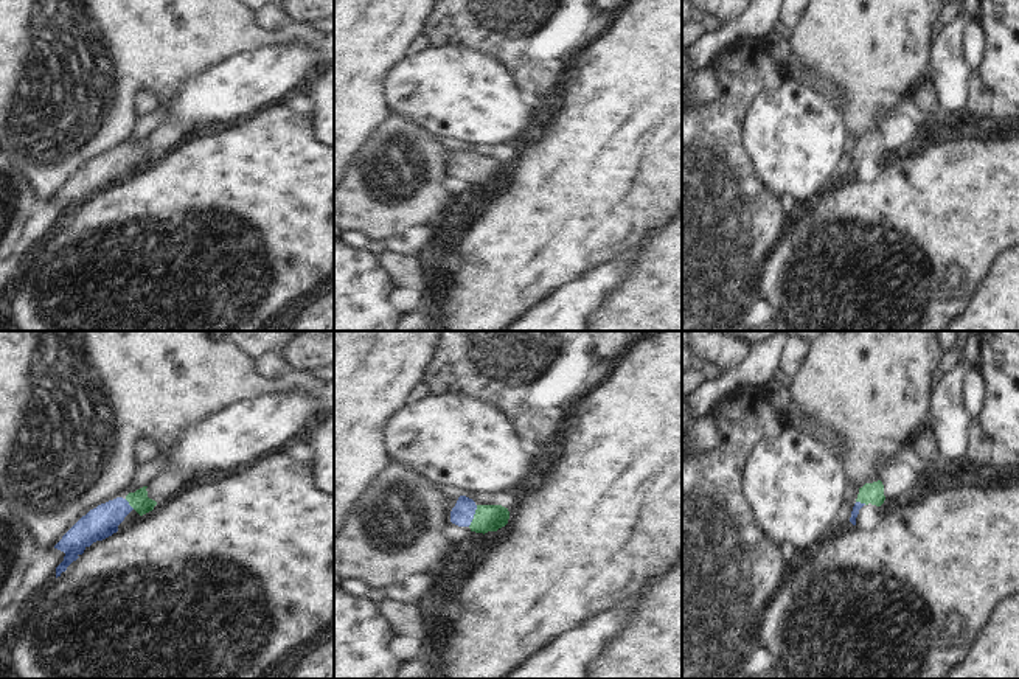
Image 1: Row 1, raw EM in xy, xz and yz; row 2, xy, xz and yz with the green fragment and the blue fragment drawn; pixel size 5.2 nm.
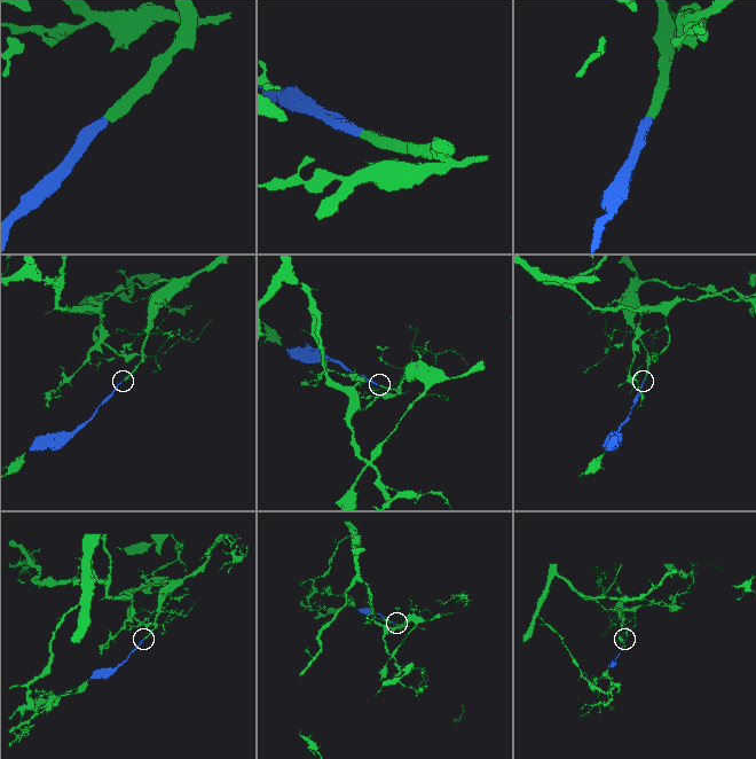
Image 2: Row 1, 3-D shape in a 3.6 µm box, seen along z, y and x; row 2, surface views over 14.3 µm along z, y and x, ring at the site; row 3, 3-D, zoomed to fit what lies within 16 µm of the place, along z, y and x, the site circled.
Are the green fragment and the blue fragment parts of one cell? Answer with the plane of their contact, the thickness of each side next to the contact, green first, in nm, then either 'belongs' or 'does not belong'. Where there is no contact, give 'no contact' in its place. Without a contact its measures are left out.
contact in xz; calibres 140 and 120 nm; belongs

